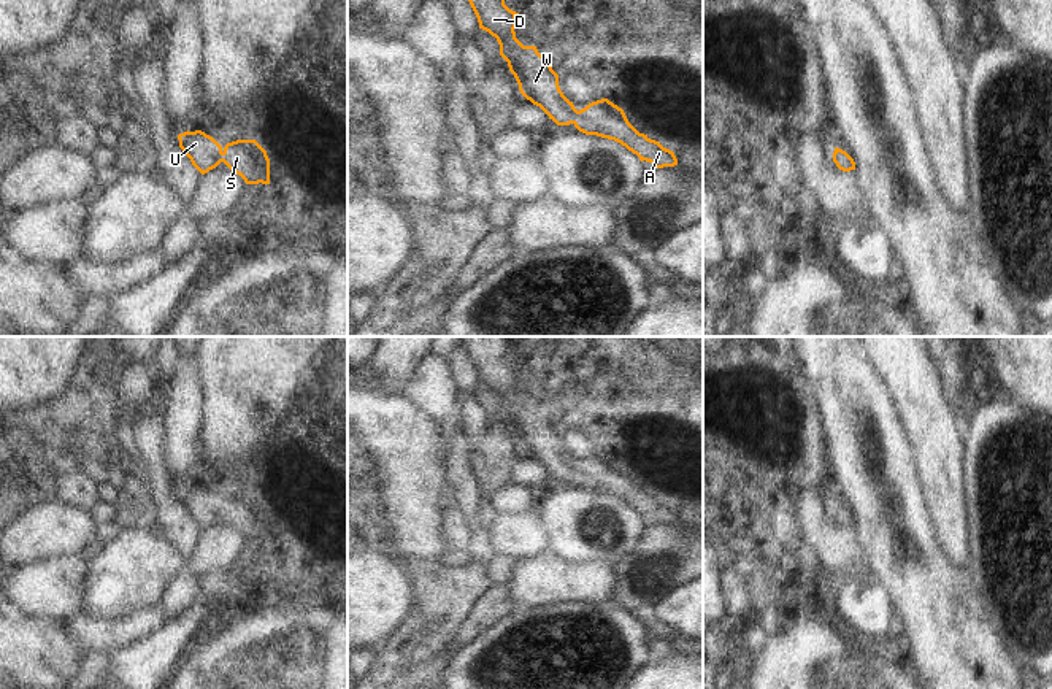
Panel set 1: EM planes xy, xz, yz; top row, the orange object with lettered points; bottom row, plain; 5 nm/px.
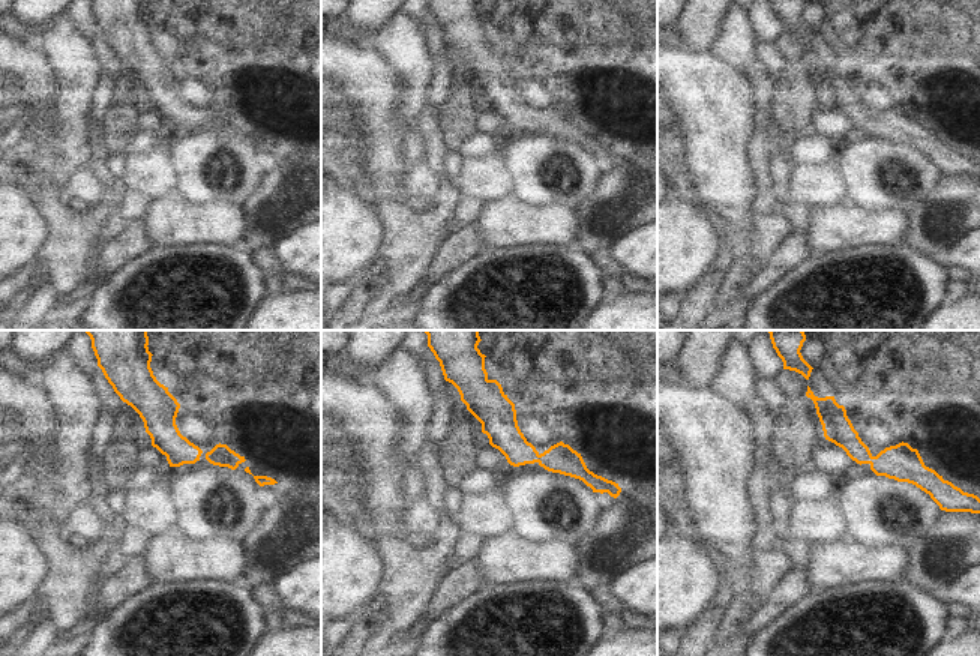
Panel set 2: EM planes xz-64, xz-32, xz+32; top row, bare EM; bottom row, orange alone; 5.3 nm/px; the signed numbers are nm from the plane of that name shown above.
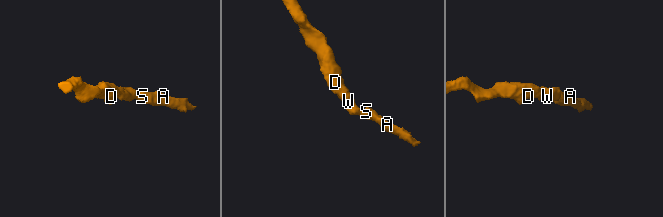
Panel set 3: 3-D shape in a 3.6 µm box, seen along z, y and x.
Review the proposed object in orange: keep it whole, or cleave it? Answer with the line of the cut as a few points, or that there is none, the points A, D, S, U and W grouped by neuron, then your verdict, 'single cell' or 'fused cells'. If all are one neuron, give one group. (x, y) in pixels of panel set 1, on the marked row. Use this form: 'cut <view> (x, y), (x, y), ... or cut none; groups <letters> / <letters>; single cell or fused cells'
cut none; groups A D S U W; single cell

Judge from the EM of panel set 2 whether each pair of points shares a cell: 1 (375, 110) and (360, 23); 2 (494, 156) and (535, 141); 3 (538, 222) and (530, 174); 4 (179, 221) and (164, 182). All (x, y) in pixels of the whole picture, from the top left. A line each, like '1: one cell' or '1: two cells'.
1: two cells
2: two cells
3: two cells
4: two cells

